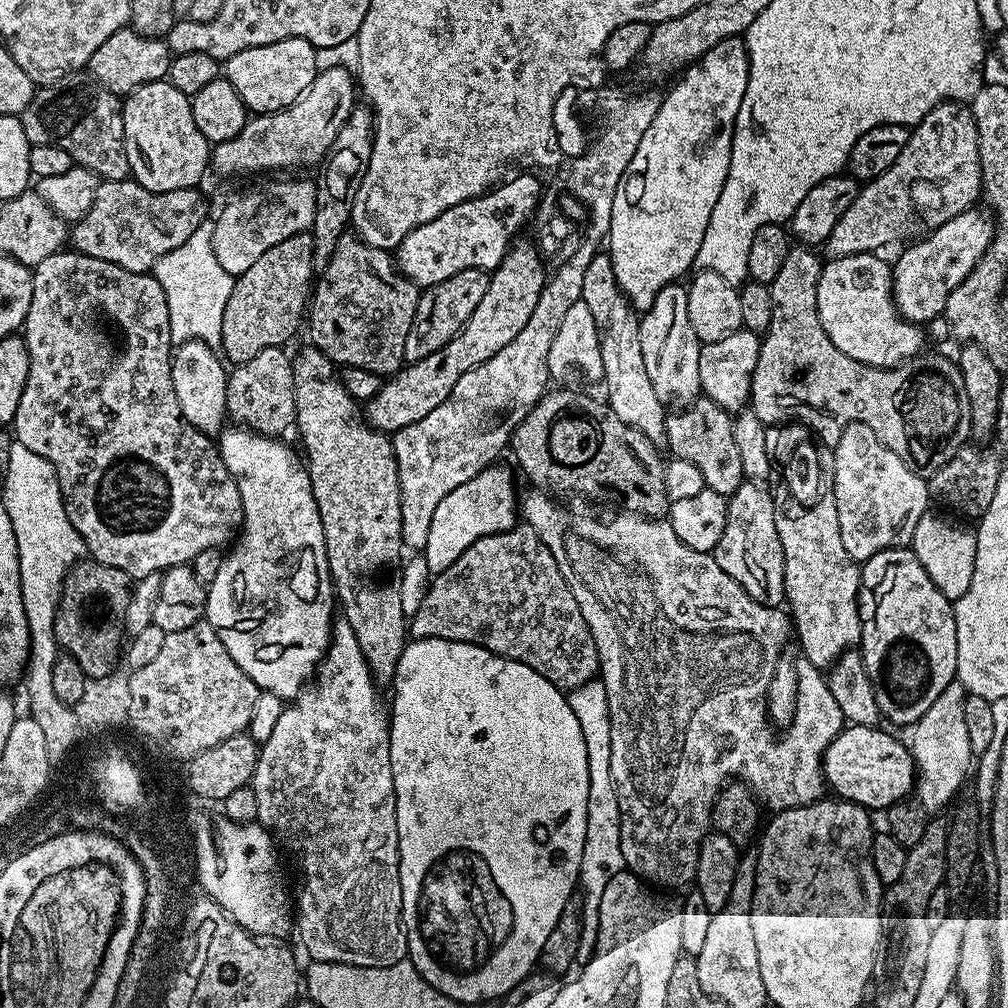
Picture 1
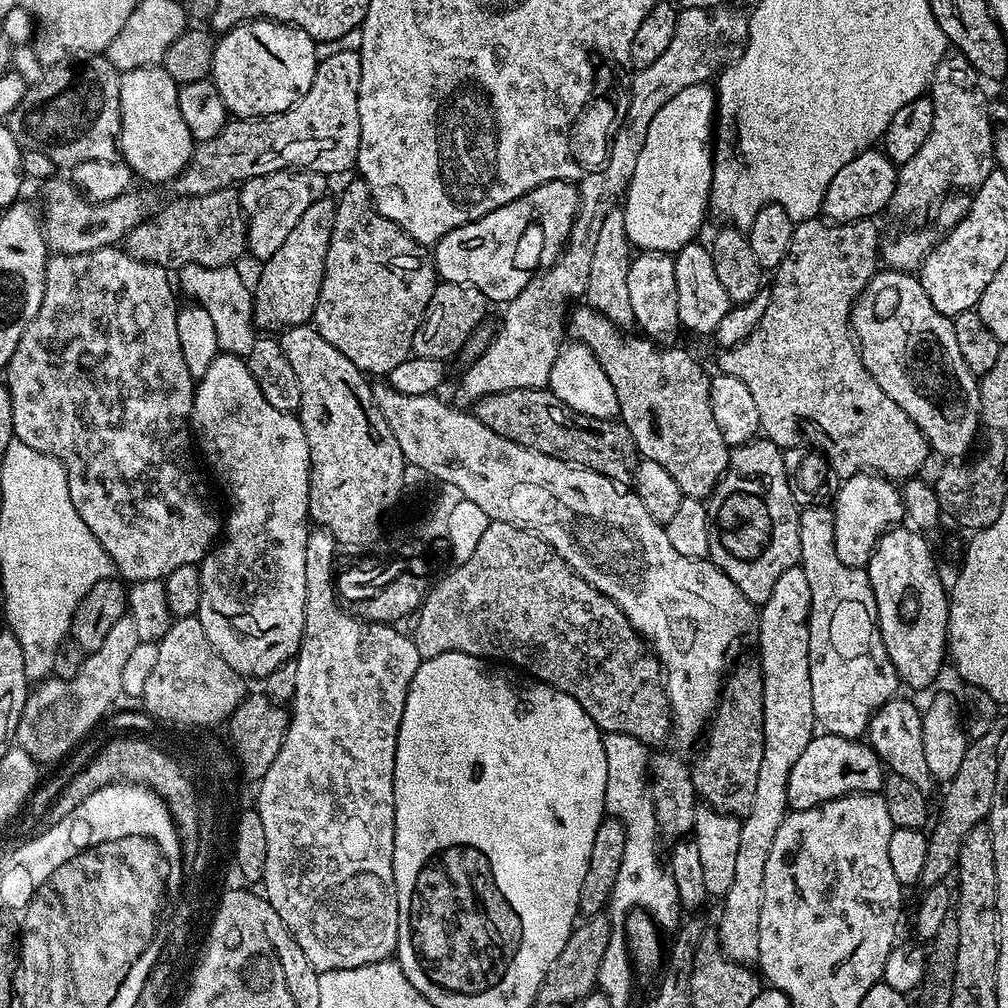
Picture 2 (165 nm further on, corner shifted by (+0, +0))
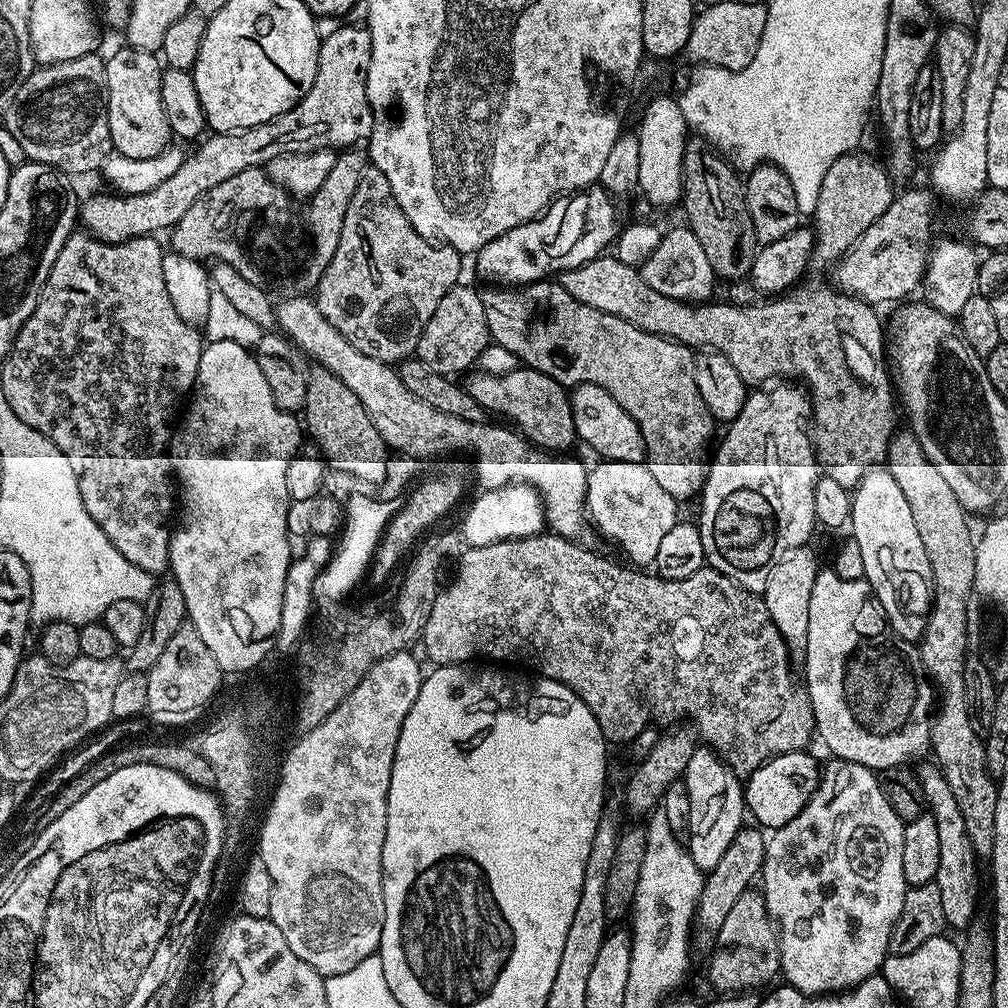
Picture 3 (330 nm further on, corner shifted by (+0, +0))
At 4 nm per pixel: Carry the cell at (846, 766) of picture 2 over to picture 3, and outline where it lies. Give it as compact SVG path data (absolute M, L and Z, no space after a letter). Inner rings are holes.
M807 751L787 752L781 756L774 756L764 764L758 765L753 772L747 773L746 783L743 785L744 802L757 825L764 830L775 830L786 826L803 808L812 795L816 793L822 775L821 765L816 765Z

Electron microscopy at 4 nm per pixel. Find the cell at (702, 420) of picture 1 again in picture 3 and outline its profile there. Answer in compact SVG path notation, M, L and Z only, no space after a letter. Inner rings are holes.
M548 278L525 288L516 286L505 290L500 286L492 287L496 288L480 292L486 310L489 337L513 352L527 367L536 368L542 374L554 377L560 384L602 386L602 390L606 390L606 394L610 394L610 398L614 398L614 402L618 402L622 410L626 410L626 414L634 418L644 439L646 463L652 469L656 481L662 485L662 490L666 490L666 494L670 494L678 502L684 502L692 495L695 497L706 475L704 447L712 436L714 419L708 413L706 402L702 402L702 394L698 394L698 382L694 382L696 358L693 349L668 336L636 328L614 314L594 310L594 306L586 306L578 302L578 298L570 298L570 294L562 290L559 282Z

